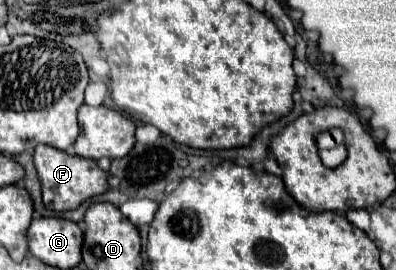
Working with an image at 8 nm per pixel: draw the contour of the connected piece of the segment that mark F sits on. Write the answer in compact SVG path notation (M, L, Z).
M47 144L35 146L33 154L35 170L41 180L41 194L43 194L43 204L45 208L53 212L65 212L65 210L75 210L81 202L89 200L91 196L103 194L107 190L107 172L99 170L95 160L87 160L63 150L57 150Z

